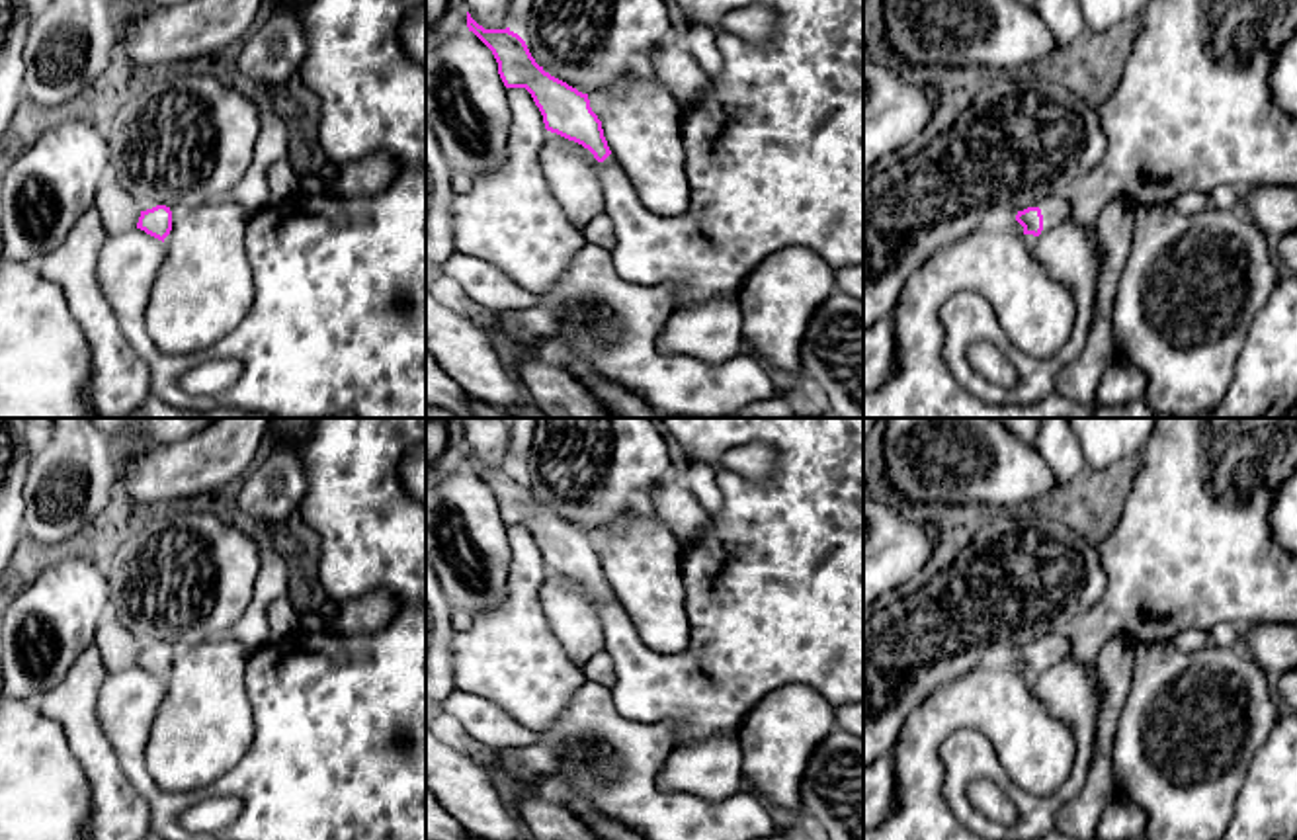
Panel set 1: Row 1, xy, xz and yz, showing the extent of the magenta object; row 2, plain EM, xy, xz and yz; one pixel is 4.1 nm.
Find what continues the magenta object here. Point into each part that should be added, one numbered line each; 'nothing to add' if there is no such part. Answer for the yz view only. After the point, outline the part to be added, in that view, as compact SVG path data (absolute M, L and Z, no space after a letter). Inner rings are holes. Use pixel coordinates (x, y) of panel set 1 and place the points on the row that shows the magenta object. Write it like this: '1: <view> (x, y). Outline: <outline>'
1: yz (1055, 208). Outline: M1051 193L1051 195L1043 197L1033 207L1039 207L1041 215L1043 215L1041 234L1045 234L1049 229L1053 229L1057 225L1063 225L1070 213L1068 199L1065 195L1059 195L1059 193Z

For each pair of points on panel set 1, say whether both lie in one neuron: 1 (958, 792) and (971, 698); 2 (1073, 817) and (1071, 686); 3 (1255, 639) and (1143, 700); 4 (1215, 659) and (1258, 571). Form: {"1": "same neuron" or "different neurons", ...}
{"1": "different neurons", "2": "different neurons", "3": "different neurons", "4": "different neurons"}

